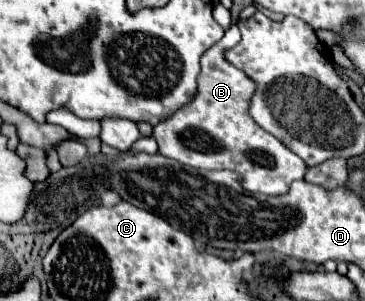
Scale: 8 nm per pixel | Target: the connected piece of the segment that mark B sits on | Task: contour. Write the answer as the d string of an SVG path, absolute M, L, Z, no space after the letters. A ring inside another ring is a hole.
M232 25L224 33L224 37L202 55L202 61L200 61L202 73L198 77L198 93L194 95L192 101L188 101L184 107L180 107L170 119L158 123L154 127L152 135L158 141L160 153L168 159L174 159L182 165L190 165L190 167L198 167L198 169L228 169L228 171L234 171L234 173L240 175L242 187L250 193L286 195L290 191L292 181L304 179L304 173L306 173L308 167L296 153L292 153L284 143L280 143L276 137L272 137L260 125L256 125L252 121L252 117L248 115L248 103L250 103L250 97L252 97L256 85L240 69L232 67L222 55L222 51L226 47L234 47L238 41L240 41L240 31L236 29L236 25Z

